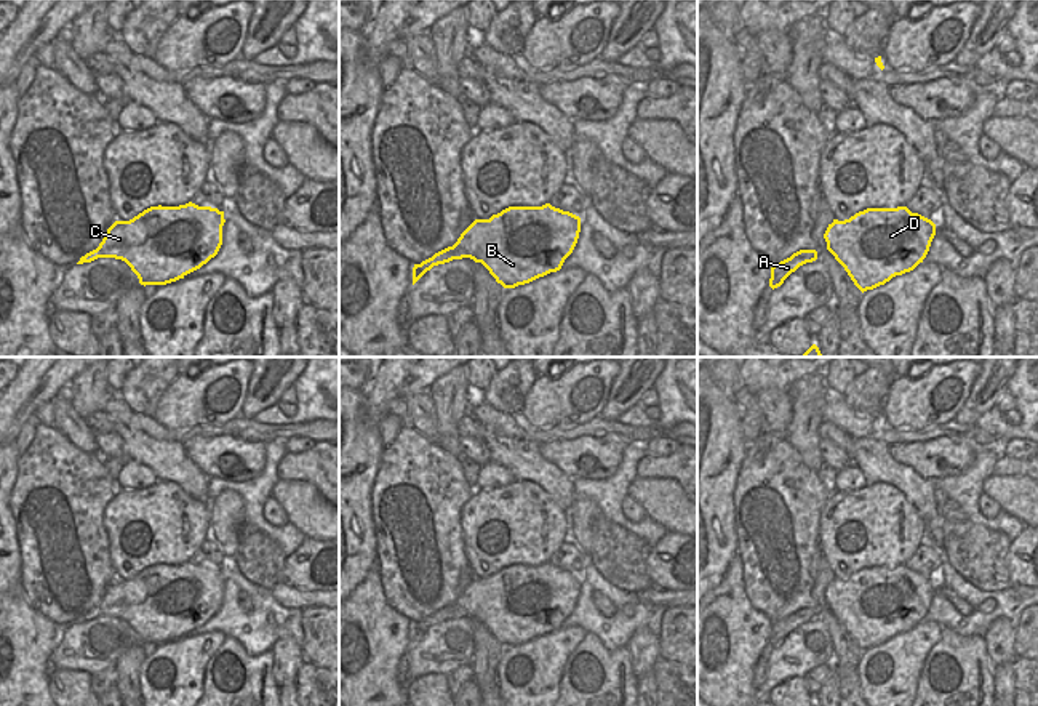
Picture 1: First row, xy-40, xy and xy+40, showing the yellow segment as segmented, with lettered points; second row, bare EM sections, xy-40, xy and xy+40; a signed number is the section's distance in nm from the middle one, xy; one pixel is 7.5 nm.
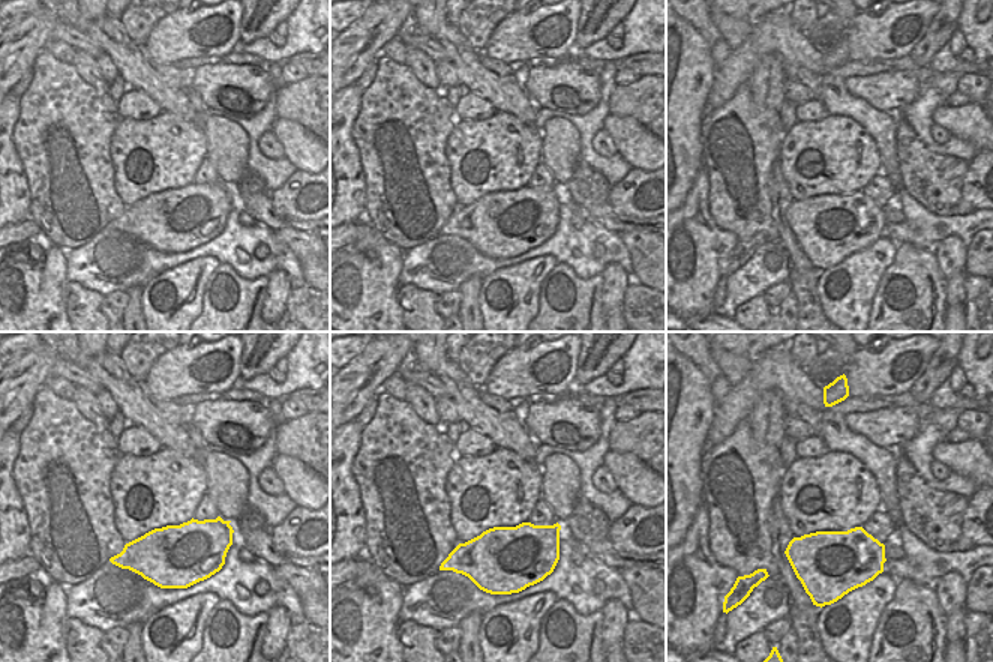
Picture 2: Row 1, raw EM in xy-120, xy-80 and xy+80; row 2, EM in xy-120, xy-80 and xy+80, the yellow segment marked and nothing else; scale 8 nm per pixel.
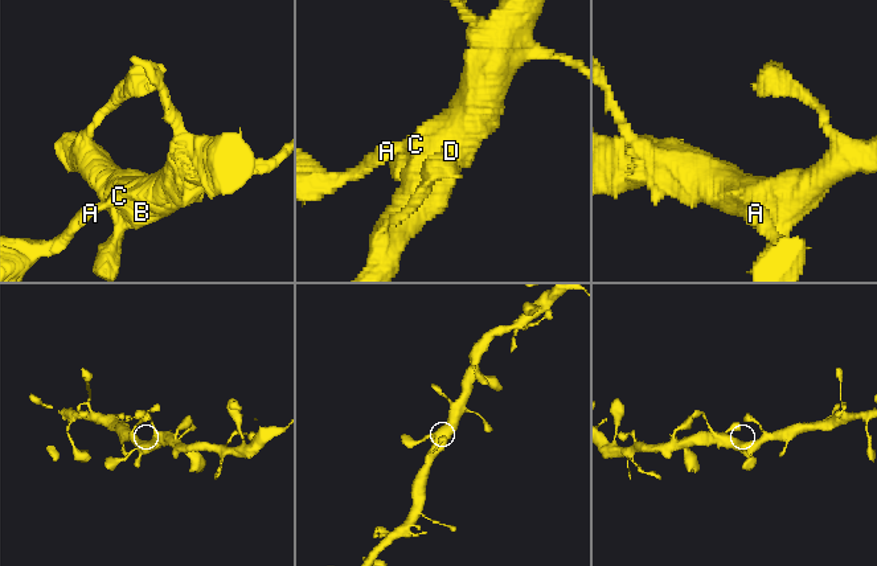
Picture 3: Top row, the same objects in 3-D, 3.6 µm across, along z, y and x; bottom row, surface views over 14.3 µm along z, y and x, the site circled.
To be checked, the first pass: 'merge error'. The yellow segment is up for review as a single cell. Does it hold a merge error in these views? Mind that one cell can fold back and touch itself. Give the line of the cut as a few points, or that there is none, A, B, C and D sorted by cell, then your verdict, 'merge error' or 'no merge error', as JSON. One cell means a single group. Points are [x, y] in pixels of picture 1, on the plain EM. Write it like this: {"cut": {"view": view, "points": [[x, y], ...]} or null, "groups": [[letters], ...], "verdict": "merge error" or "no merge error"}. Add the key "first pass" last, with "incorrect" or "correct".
{"cut": null, "groups": [["A", "B", "C", "D"]], "verdict": "no merge error", "first pass": "incorrect"}

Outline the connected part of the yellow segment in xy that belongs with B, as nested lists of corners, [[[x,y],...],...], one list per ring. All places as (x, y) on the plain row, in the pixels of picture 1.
[[[545,562],[542,565],[509,565],[489,578],[475,578],[457,597],[432,616],[414,623],[413,644],[433,624],[470,616],[481,621],[504,647],[515,647],[561,628],[581,591],[581,576]]]

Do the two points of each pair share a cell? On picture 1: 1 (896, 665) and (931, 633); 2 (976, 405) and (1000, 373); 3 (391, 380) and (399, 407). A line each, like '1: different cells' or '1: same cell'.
1: same cell
2: same cell
3: different cells

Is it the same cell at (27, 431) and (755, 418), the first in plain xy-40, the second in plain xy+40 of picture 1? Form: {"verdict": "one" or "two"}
{"verdict": "one"}

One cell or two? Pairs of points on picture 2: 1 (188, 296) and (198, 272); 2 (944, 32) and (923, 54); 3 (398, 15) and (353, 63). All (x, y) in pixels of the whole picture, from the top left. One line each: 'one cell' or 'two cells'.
1: one cell
2: one cell
3: one cell

